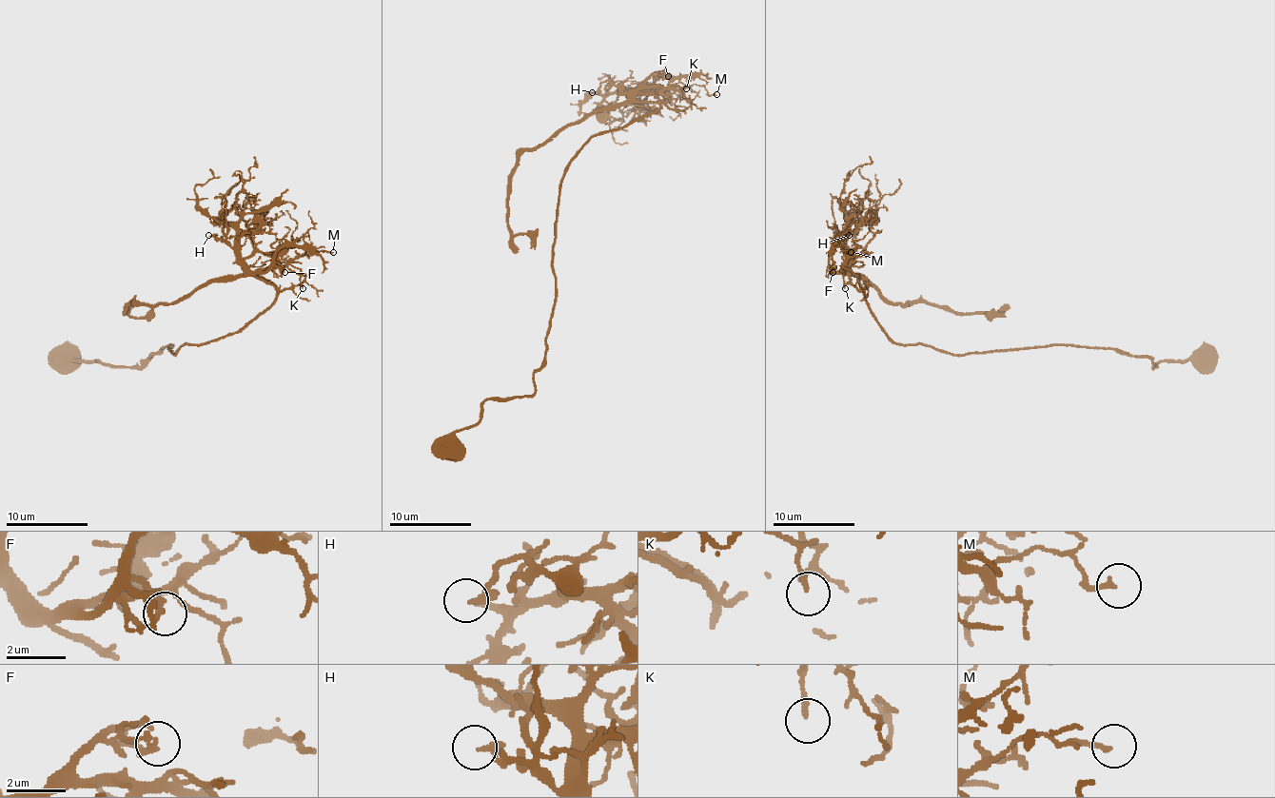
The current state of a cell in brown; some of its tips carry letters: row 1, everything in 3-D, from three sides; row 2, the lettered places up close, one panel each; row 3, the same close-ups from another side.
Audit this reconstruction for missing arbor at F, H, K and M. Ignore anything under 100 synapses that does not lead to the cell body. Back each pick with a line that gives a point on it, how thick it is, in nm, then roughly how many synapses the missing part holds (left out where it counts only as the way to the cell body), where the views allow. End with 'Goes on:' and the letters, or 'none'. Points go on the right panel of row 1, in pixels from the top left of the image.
Goes on: none

